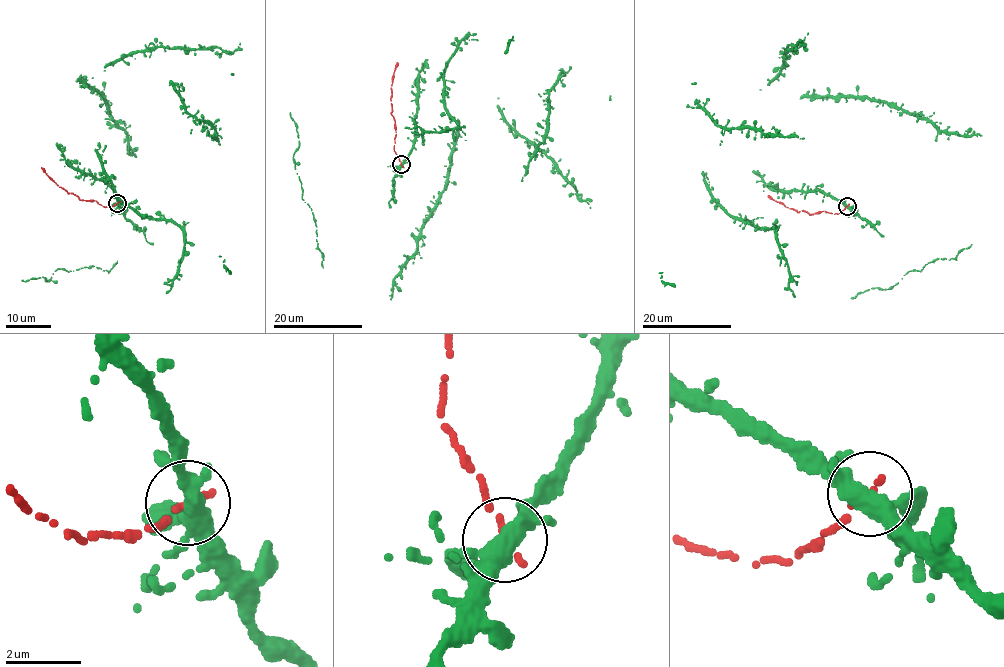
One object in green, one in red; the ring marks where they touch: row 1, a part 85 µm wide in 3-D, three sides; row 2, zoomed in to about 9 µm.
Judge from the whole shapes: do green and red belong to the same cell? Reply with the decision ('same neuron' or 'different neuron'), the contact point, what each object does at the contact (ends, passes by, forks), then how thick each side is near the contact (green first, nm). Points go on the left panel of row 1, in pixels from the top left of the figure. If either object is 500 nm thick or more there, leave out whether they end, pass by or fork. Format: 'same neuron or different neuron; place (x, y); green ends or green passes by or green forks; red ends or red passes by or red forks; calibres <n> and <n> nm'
same neuron; place (117, 203); green forks; red ends; calibres 360 and 180 nm

